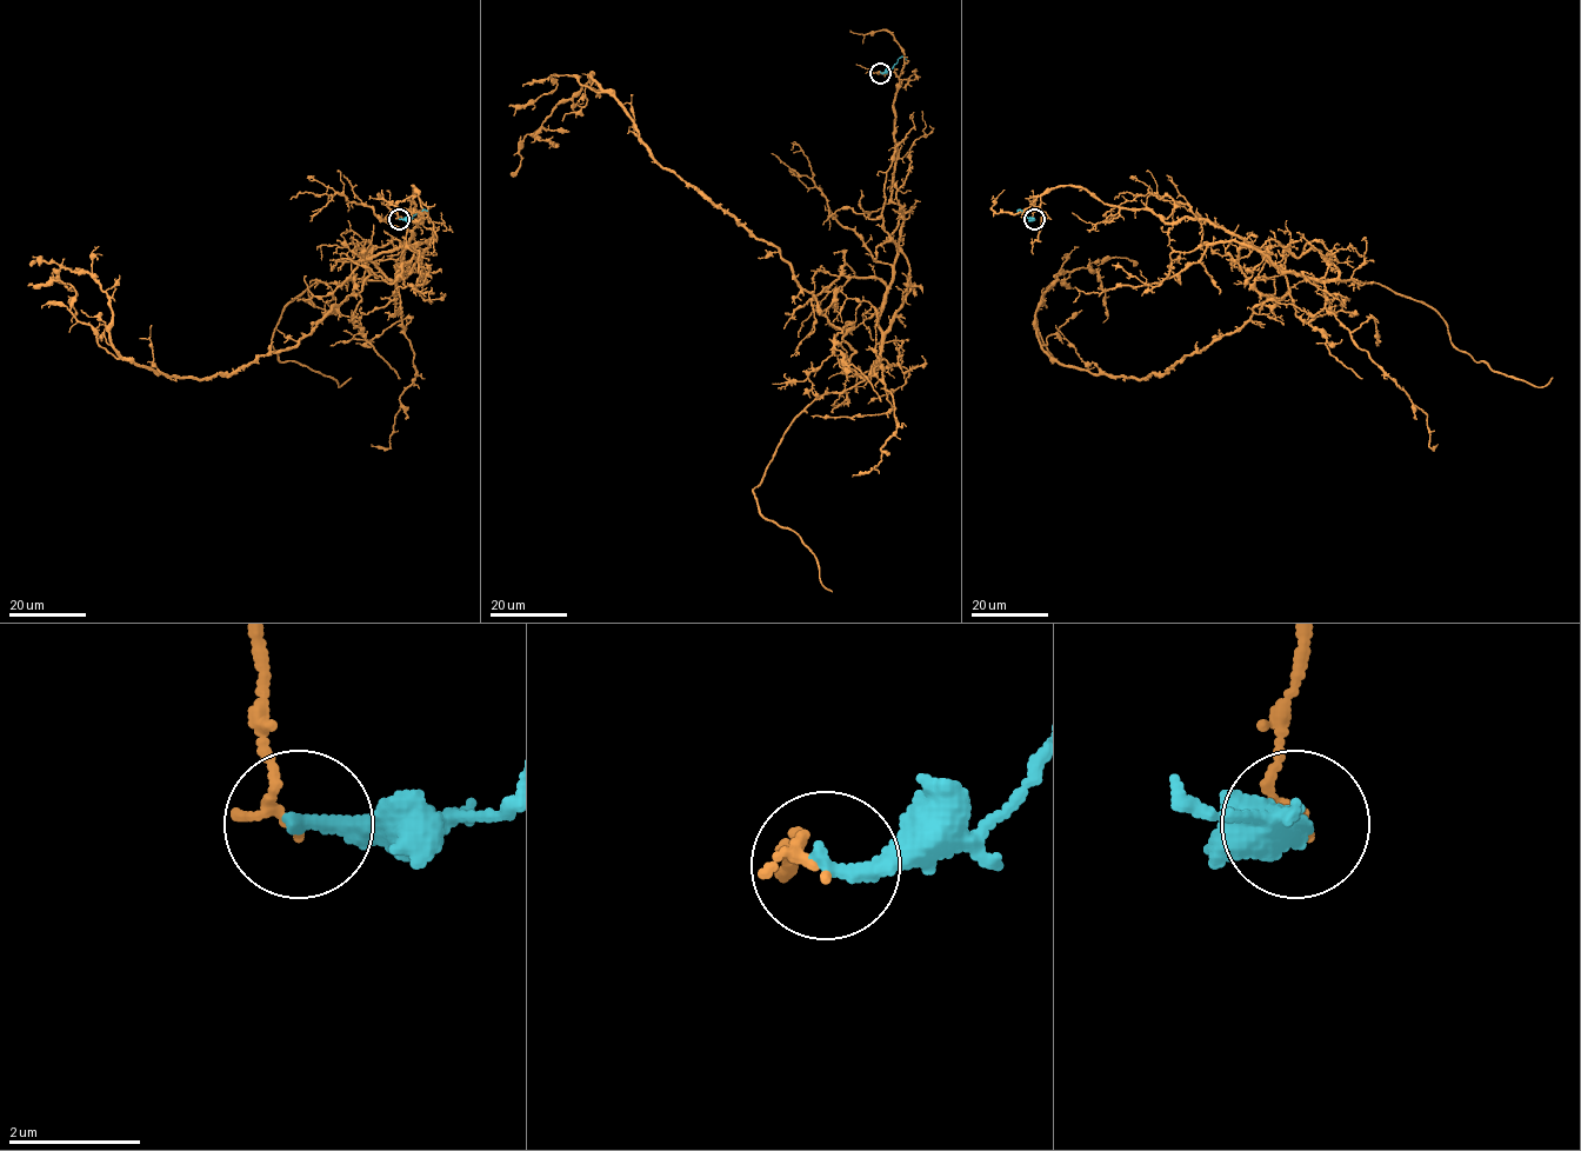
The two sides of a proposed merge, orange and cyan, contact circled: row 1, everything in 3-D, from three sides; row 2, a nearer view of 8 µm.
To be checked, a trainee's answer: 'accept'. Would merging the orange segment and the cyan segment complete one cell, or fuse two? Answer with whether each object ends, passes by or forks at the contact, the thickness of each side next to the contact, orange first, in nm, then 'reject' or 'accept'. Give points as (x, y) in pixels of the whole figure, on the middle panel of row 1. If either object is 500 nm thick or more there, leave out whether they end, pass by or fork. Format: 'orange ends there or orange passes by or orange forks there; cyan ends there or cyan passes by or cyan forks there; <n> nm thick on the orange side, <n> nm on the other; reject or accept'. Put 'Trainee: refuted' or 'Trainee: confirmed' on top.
Trainee: refuted
orange ends there; cyan ends there; 150 nm thick on the orange side, 280 nm on the other; reject

